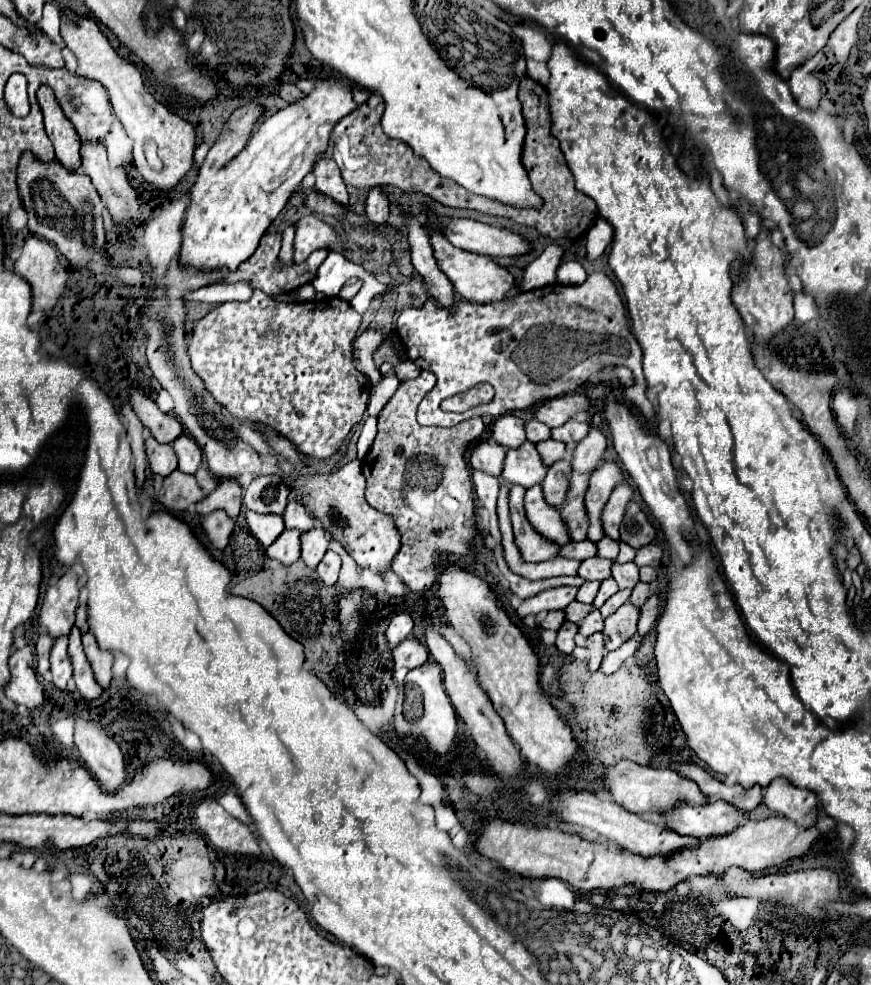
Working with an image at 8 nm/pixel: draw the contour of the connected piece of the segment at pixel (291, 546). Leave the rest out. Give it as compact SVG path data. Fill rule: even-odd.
M284 530L278 536L276 544L266 548L268 556L274 560L280 560L284 566L294 564L300 558L300 534L302 532L298 532L298 530Z

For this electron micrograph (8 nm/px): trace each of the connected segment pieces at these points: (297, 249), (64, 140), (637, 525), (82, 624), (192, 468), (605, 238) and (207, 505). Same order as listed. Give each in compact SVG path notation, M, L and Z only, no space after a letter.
M304 216L298 220L298 230L294 238L294 260L304 262L310 252L316 248L330 248L330 250L344 250L344 244L340 236L324 222L320 222L316 216Z
M42 86L38 90L38 104L42 108L46 134L54 144L56 158L70 170L80 168L80 136L72 126L72 122L60 110L54 90L48 86Z
M638 512L636 516L624 516L622 526L620 526L620 540L622 542L626 542L638 550L638 548L654 542L654 538L656 538L656 530L648 522L644 512Z
M86 592L82 594L80 598L80 604L78 604L78 610L76 610L76 626L80 628L82 634L86 634L90 628L88 628L88 606L86 606Z
M186 434L180 436L180 440L176 440L176 444L172 444L176 456L178 456L178 470L184 474L196 474L196 470L200 468L202 462L202 450L200 446L188 438Z
M596 220L592 224L592 228L586 232L586 248L588 248L588 258L594 260L598 256L602 256L602 252L606 250L606 246L610 246L612 242L612 226L604 224L604 220Z
M224 478L218 488L196 504L196 512L206 516L214 510L224 510L230 518L236 518L242 508L242 486L234 478Z

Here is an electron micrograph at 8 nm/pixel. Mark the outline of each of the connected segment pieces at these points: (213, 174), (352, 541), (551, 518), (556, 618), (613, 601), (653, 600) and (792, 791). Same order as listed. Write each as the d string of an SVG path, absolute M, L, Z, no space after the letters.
M328 78L328 80L316 80L316 86L314 86L314 90L310 92L310 94L306 94L304 98L300 98L298 102L294 102L294 104L288 104L286 108L282 108L282 110L278 110L276 114L272 114L272 116L268 116L262 124L260 124L260 128L250 136L250 140L248 140L248 144L246 144L246 148L238 154L238 156L234 156L226 166L222 166L222 168L218 168L218 170L202 170L202 166L200 166L200 174L198 174L198 180L194 182L194 186L192 186L192 190L190 190L190 204L188 204L188 210L186 210L186 220L184 220L184 228L182 228L182 248L180 248L180 262L182 264L190 264L190 266L194 266L194 268L200 268L200 270L216 270L216 268L222 268L222 266L226 266L226 268L230 268L230 270L236 270L244 260L248 260L254 252L256 252L256 248L258 248L258 242L260 242L260 238L262 238L262 234L266 232L266 228L272 224L272 220L280 214L280 210L286 206L286 202L290 200L290 196L296 192L296 188L300 186L300 182L302 182L302 178L312 170L312 166L316 164L316 160L318 160L318 156L328 148L328 142L330 142L330 134L332 134L332 128L346 116L346 114L350 114L354 108L356 108L358 104L354 102L354 98L352 98L352 92L350 92L350 84L346 82L346 80L336 80L336 78Z
M262 428L260 432L264 434L266 442L294 466L294 476L298 476L300 480L294 480L292 476L284 478L284 480L286 480L286 484L292 486L292 490L296 492L296 498L308 508L308 512L314 514L318 524L352 554L352 558L358 562L358 566L370 568L376 574L386 572L390 568L392 556L396 556L396 552L400 548L400 534L396 532L396 526L392 524L390 516L376 512L364 500L366 480L362 476L362 462L352 460L334 474L310 474L310 470L298 462L300 452L296 452L296 448L292 448L292 442L284 440L282 436L278 436L276 432L272 432L268 428Z
M540 484L526 490L524 510L526 510L528 522L532 524L532 528L536 528L538 534L542 534L546 540L554 542L556 546L568 544L568 534L560 520L560 514L556 508L546 504Z
M554 610L554 612L548 612L546 616L542 616L540 628L544 628L544 630L558 630L562 622L564 622L564 612L562 610Z
M620 590L620 592L616 592L608 602L604 602L602 604L602 608L600 608L600 614L606 618L606 616L610 616L610 614L614 614L624 602L628 602L628 596L630 596L630 590Z
M654 594L650 596L642 606L640 606L640 618L638 618L638 634L644 636L652 624L656 622L658 618L658 606L660 606L660 598Z
M776 780L764 790L764 804L778 816L796 822L800 828L808 830L816 826L820 804L816 796L802 788L792 788L786 780Z

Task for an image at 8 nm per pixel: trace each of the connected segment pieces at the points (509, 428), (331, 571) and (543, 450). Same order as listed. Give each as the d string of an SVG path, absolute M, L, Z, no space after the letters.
M506 414L506 416L500 416L496 422L494 422L494 428L492 428L492 438L502 444L504 448L518 448L526 436L524 436L524 422L512 414Z
M328 550L326 556L322 558L322 562L320 562L318 568L316 568L318 574L320 574L320 578L322 578L322 582L324 582L326 586L334 586L334 584L336 584L336 580L338 580L338 572L340 572L340 566L342 566L340 556L338 556L336 552Z
M542 440L536 444L536 450L544 462L544 466L550 466L552 462L560 460L564 456L564 444L558 442L558 440Z

